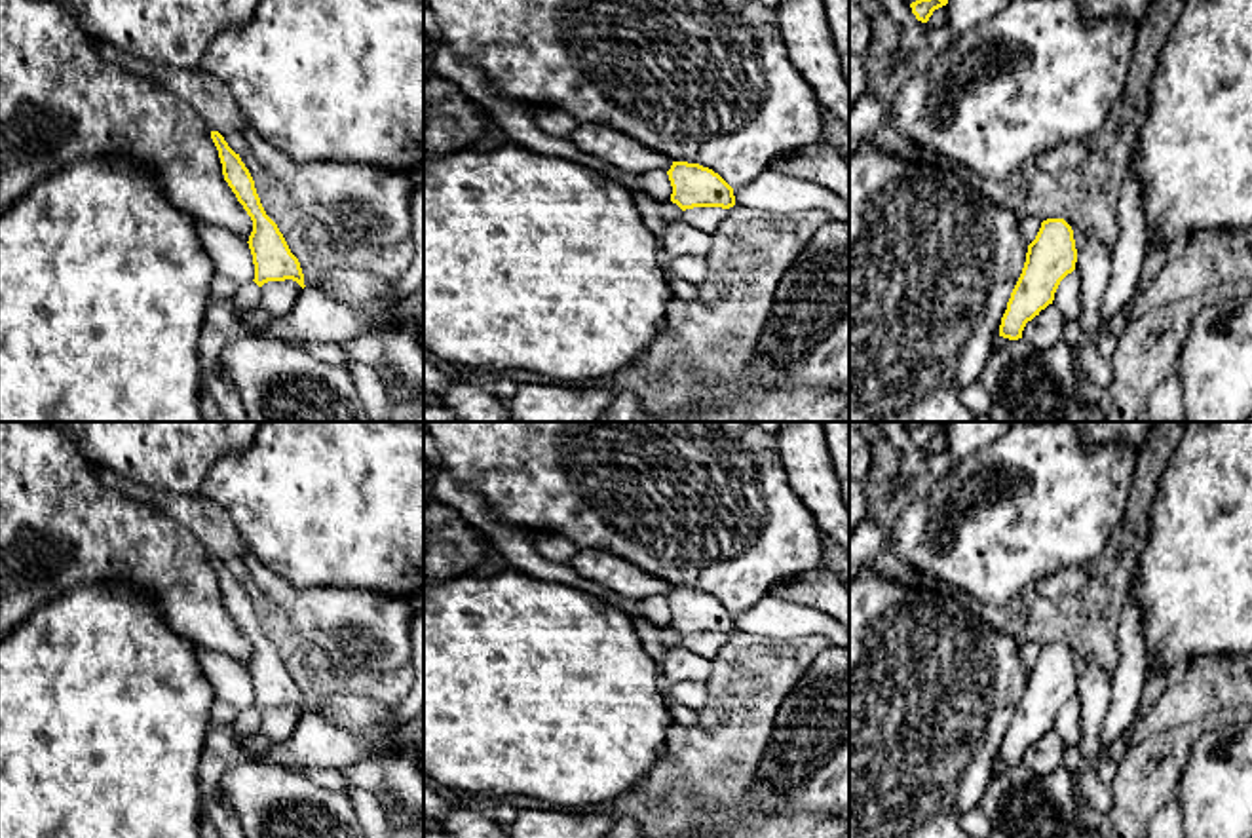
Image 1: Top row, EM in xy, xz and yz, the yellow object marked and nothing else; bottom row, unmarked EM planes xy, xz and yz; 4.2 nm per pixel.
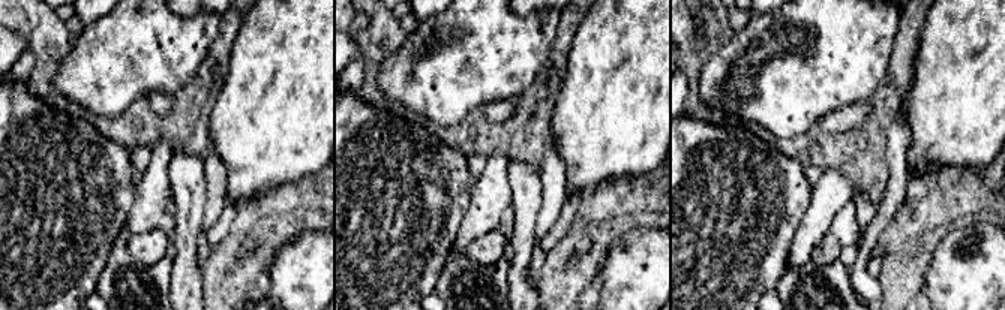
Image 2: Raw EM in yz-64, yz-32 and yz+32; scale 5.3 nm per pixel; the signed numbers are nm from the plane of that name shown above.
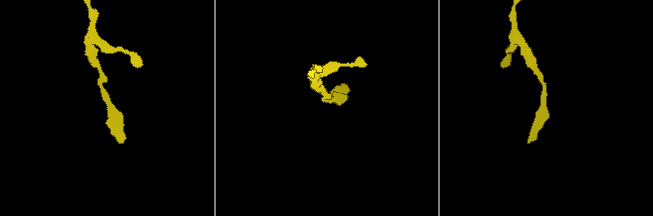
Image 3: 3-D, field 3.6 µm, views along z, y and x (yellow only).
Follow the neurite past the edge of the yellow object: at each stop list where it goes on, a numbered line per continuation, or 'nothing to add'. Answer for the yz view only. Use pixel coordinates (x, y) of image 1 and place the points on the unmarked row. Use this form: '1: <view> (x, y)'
nothing to add

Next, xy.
1: xy (249, 723)

